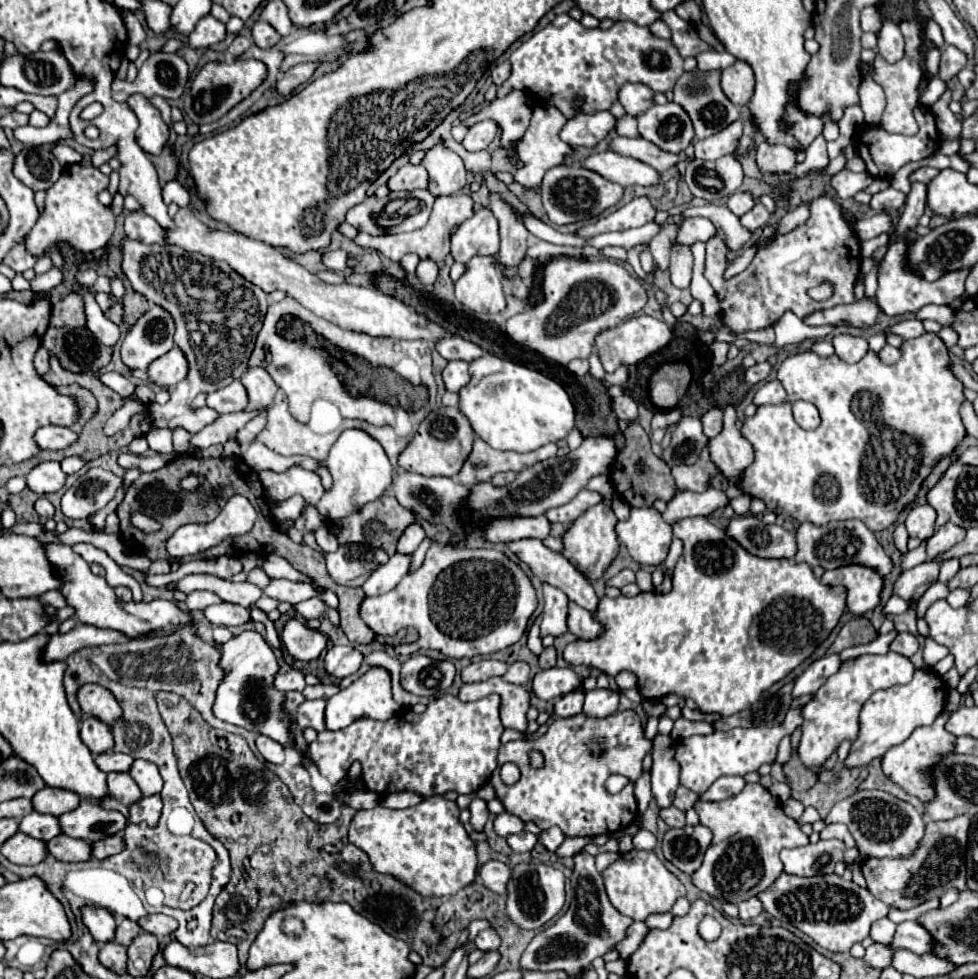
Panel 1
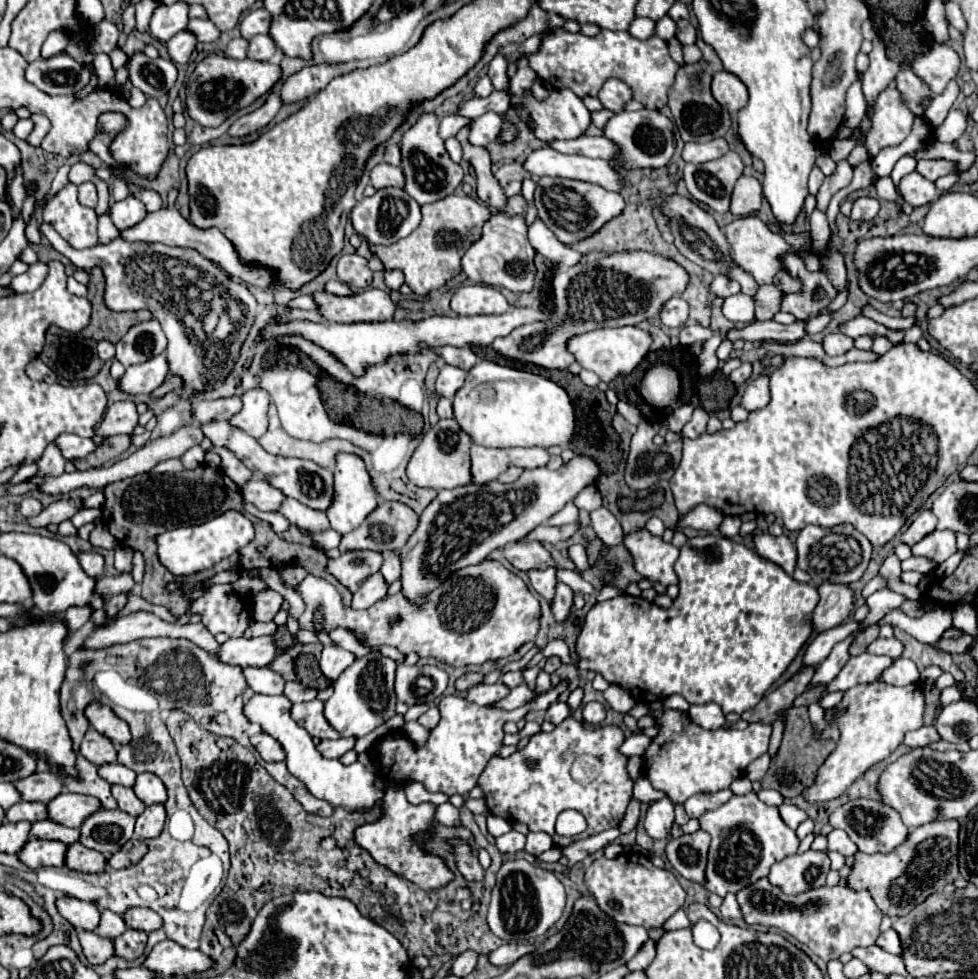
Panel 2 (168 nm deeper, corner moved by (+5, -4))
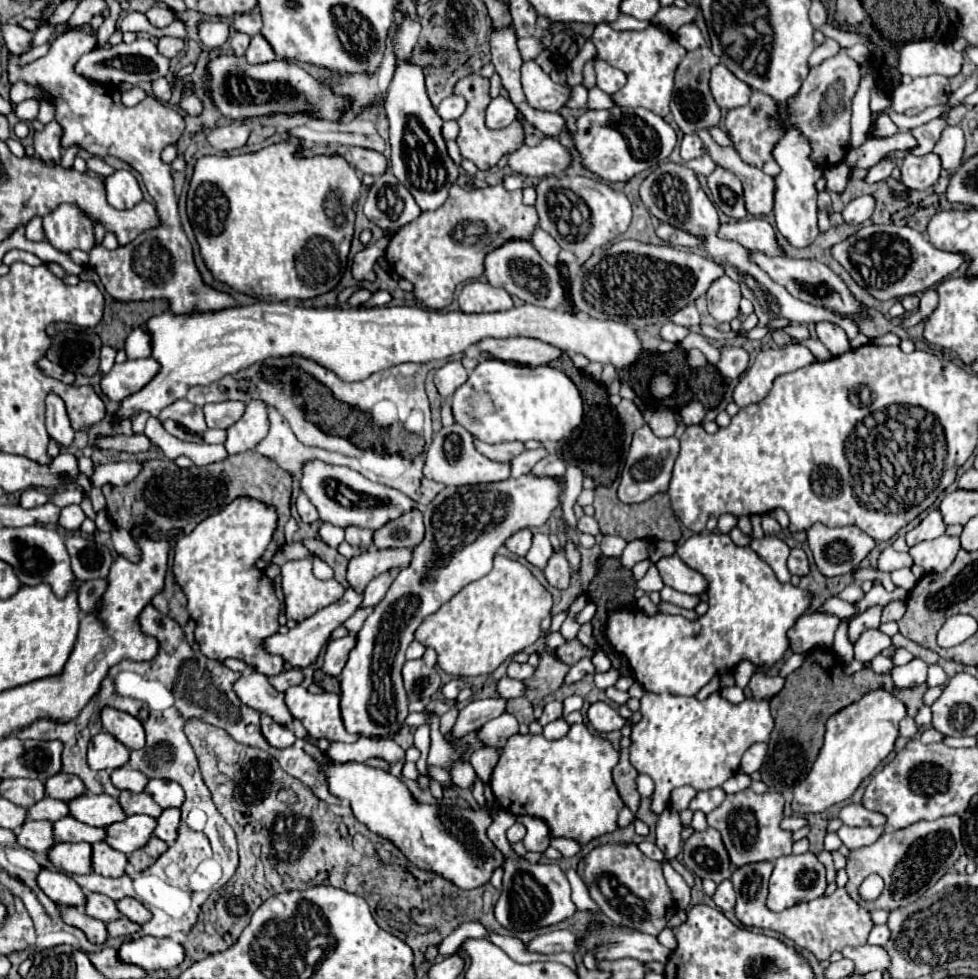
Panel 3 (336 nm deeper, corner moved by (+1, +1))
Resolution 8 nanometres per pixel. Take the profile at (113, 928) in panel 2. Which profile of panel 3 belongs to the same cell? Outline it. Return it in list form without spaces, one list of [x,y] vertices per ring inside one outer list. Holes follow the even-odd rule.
[[[88,893],[86,895],[86,903],[84,903],[84,911],[94,917],[94,919],[100,919],[104,923],[110,923],[112,919],[118,919],[120,913],[116,909],[116,903],[102,895],[102,893]]]

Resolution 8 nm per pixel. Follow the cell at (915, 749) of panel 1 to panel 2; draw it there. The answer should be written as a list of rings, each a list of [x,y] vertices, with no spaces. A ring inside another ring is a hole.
[[[922,726],[922,728],[912,730],[904,736],[904,744],[908,748],[926,748],[932,742],[938,742],[938,740],[940,740],[940,736],[938,736],[934,726]]]

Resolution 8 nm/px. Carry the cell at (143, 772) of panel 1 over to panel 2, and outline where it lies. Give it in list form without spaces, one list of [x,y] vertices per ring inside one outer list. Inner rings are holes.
[[[142,772],[138,774],[136,778],[136,784],[134,784],[134,792],[136,796],[146,804],[164,804],[166,802],[166,788],[162,784],[162,780],[158,776],[154,776],[152,772]]]

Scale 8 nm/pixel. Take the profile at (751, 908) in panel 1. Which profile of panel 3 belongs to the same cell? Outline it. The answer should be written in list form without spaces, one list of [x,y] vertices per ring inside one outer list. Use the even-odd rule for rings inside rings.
[[[722,881],[714,893],[714,903],[722,909],[722,911],[732,911],[734,909],[734,903],[736,903],[736,895],[734,895],[734,889],[732,889],[732,883],[730,881]]]

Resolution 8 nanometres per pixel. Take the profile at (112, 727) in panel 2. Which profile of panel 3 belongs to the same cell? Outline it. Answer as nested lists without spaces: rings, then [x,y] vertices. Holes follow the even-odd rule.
[[[104,707],[102,709],[102,725],[110,735],[114,735],[128,749],[142,749],[146,745],[144,727],[130,713],[124,713],[124,711],[118,711],[112,707]]]

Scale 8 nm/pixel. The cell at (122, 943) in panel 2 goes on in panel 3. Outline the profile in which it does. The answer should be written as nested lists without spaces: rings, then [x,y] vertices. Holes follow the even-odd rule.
[[[120,917],[120,919],[114,919],[114,921],[110,921],[108,925],[106,925],[106,929],[108,929],[108,935],[110,937],[120,937],[120,935],[132,935],[132,933],[136,933],[138,929],[140,929],[140,925],[138,923],[132,923],[130,919],[126,919],[126,917]]]

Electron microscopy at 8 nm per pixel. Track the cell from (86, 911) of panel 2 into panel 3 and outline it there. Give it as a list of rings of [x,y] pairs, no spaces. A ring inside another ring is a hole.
[[[42,867],[40,873],[36,875],[36,883],[54,903],[74,905],[74,907],[86,903],[86,895],[78,887],[78,883],[64,873],[56,873],[50,871],[48,867]]]

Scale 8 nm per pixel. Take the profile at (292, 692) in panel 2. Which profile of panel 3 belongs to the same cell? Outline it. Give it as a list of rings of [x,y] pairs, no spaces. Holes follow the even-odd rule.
[[[290,669],[290,671],[282,671],[280,675],[270,677],[270,683],[276,691],[286,691],[292,685],[300,685],[302,683],[302,673],[298,669]]]

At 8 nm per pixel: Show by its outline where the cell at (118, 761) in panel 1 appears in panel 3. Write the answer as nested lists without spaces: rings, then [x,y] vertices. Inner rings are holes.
[[[128,765],[112,771],[110,777],[112,777],[114,787],[126,789],[126,791],[132,791],[132,793],[142,793],[144,787],[146,787],[146,783],[148,783],[148,777],[146,775],[142,775],[140,771],[130,769]]]

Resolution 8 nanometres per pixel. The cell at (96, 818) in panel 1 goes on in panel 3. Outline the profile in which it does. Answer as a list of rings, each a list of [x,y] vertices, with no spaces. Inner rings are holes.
[[[132,815],[132,817],[126,817],[126,821],[122,823],[112,823],[110,827],[106,827],[106,833],[108,833],[106,843],[130,855],[148,843],[148,839],[154,835],[154,827],[156,827],[154,817]]]

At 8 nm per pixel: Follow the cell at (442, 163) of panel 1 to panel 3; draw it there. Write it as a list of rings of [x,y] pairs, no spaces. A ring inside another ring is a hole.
[[[406,15],[392,35],[396,71],[384,99],[384,111],[390,119],[390,171],[410,191],[422,211],[434,211],[444,205],[448,189],[458,179],[458,167],[448,157],[446,143],[440,133],[442,119],[436,115],[436,109],[426,95],[422,67],[412,63],[412,51],[418,43],[420,29],[420,21]]]

